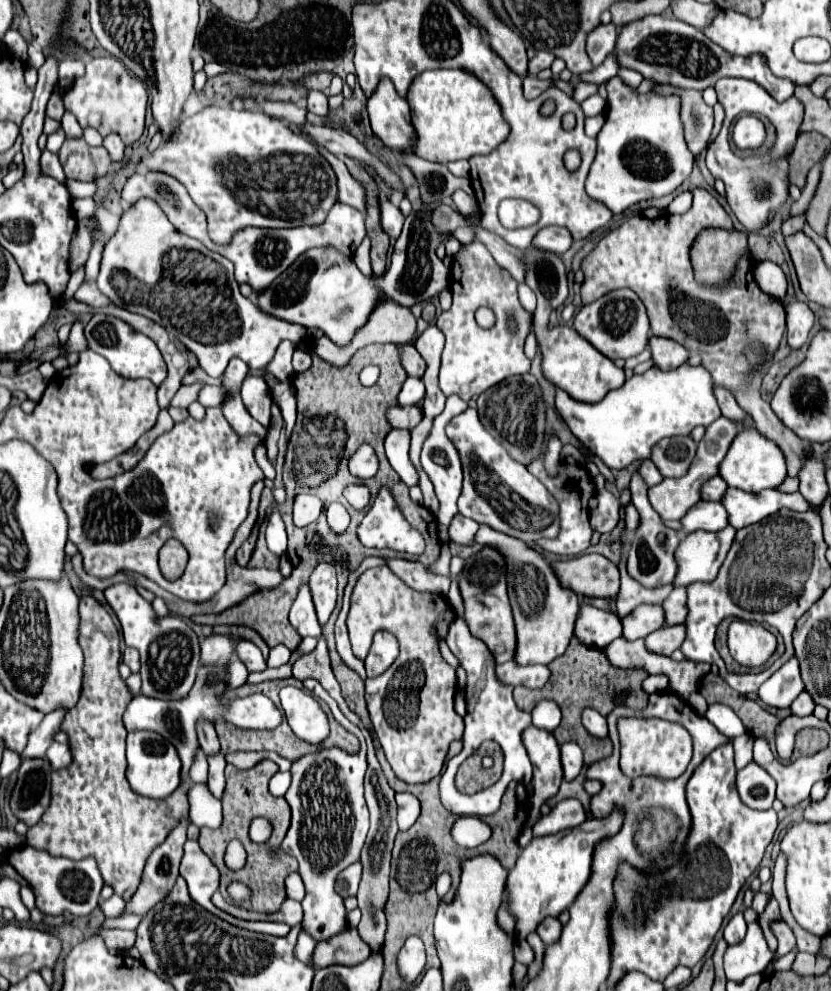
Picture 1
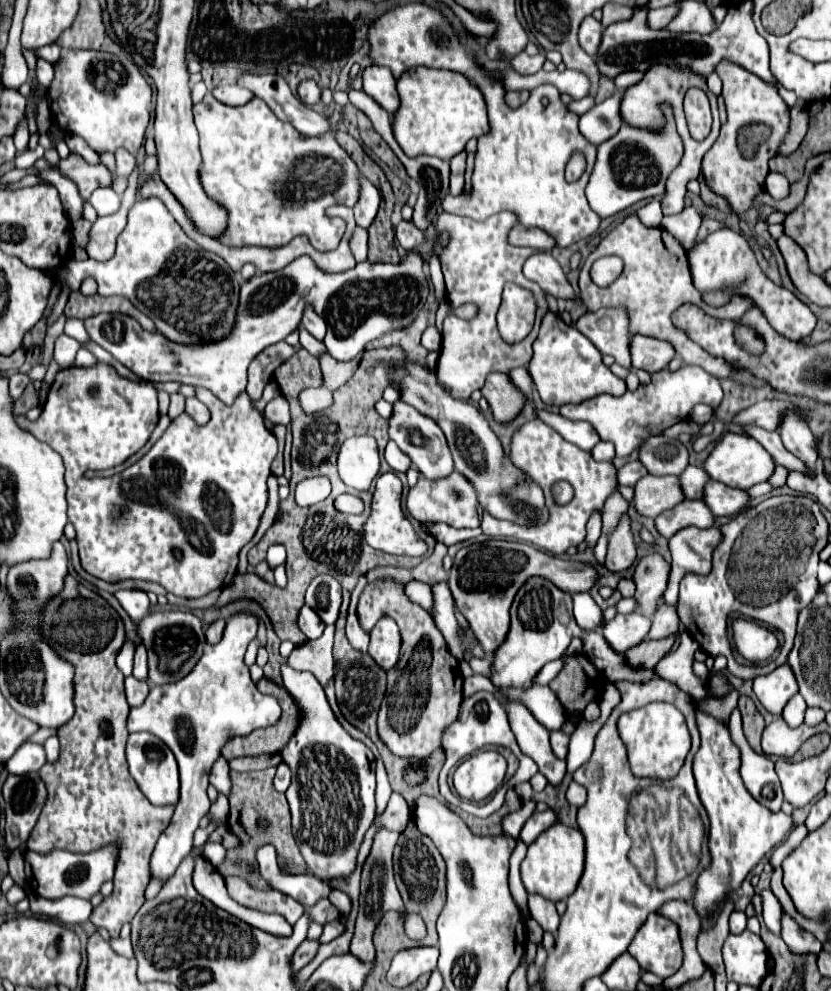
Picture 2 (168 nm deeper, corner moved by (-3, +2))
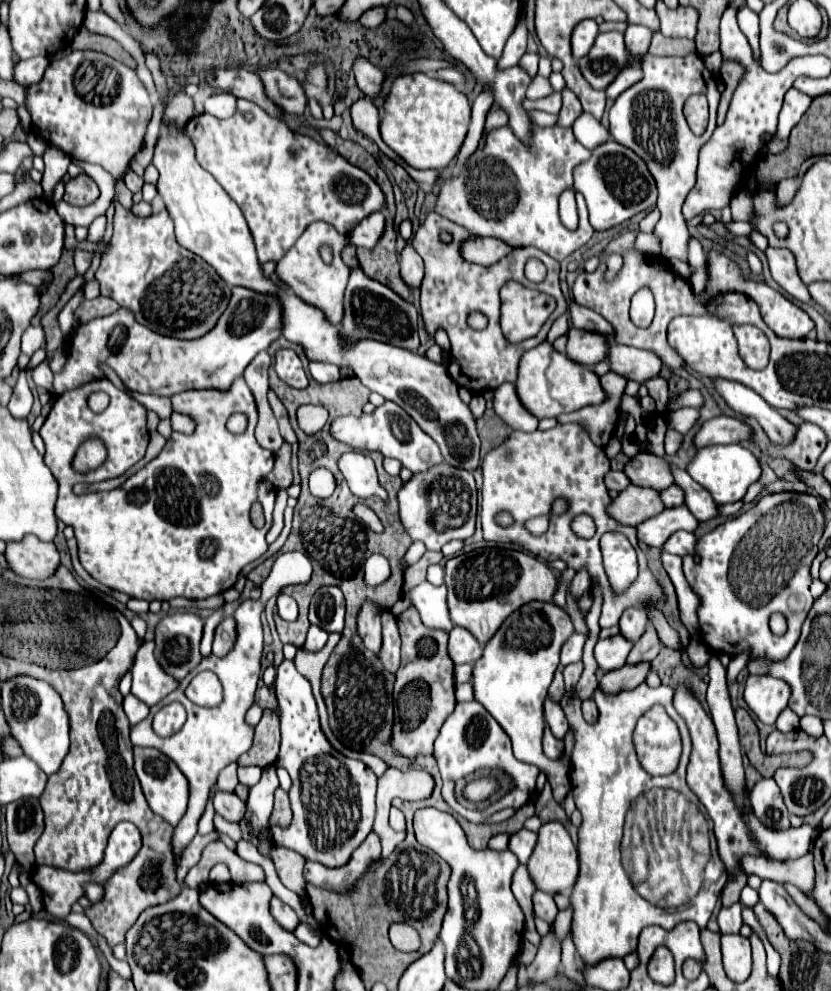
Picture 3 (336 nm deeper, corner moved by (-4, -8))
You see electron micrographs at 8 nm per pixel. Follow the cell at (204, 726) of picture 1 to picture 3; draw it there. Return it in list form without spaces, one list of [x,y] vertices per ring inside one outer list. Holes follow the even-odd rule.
[[[216,790],[214,808],[228,822],[240,822],[246,812],[246,804],[234,792],[220,792],[220,790]]]

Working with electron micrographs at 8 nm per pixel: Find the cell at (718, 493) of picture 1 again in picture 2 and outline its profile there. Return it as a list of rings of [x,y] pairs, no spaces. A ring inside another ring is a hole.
[[[687,466],[687,470],[681,474],[681,480],[683,480],[683,492],[687,494],[687,498],[697,500],[697,498],[703,498],[705,484],[707,484],[711,478],[709,478],[709,474],[707,474],[703,468]]]

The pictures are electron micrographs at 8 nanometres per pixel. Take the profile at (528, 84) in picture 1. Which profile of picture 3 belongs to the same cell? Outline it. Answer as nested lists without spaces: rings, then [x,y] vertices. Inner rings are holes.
[[[492,106],[492,108],[488,110],[488,114],[486,114],[484,132],[488,134],[488,132],[492,132],[492,130],[496,130],[496,128],[502,128],[502,126],[506,126],[506,124],[508,124],[508,116],[506,116],[506,112],[504,112],[502,108],[496,108],[496,106]]]

